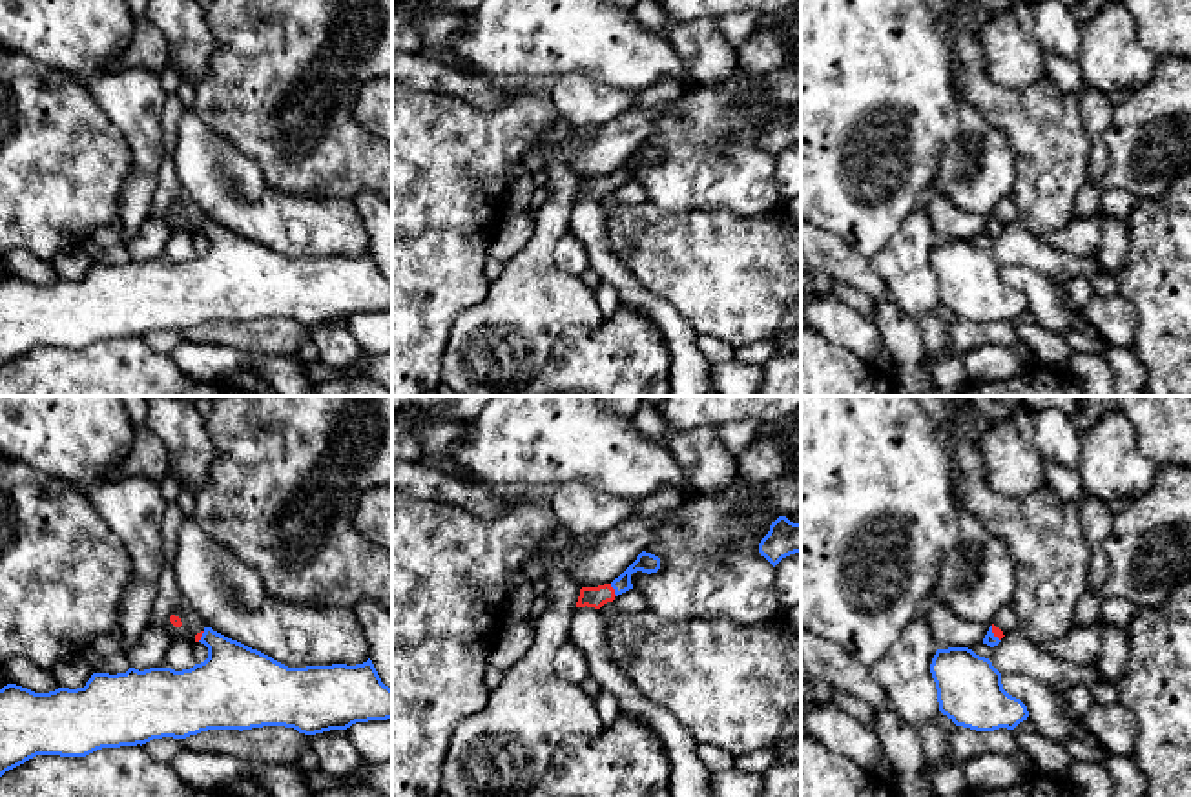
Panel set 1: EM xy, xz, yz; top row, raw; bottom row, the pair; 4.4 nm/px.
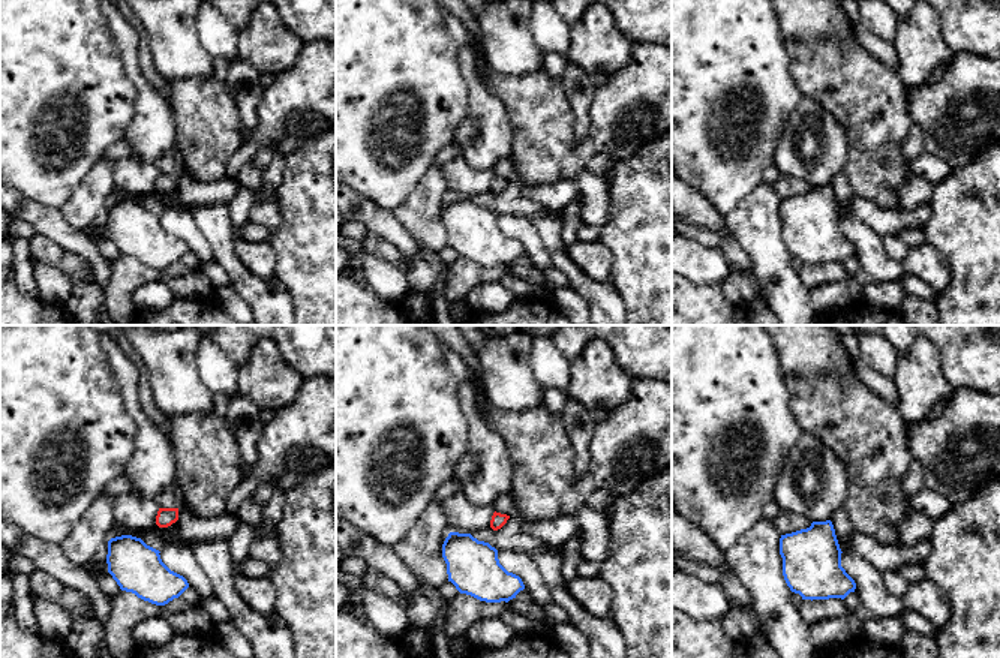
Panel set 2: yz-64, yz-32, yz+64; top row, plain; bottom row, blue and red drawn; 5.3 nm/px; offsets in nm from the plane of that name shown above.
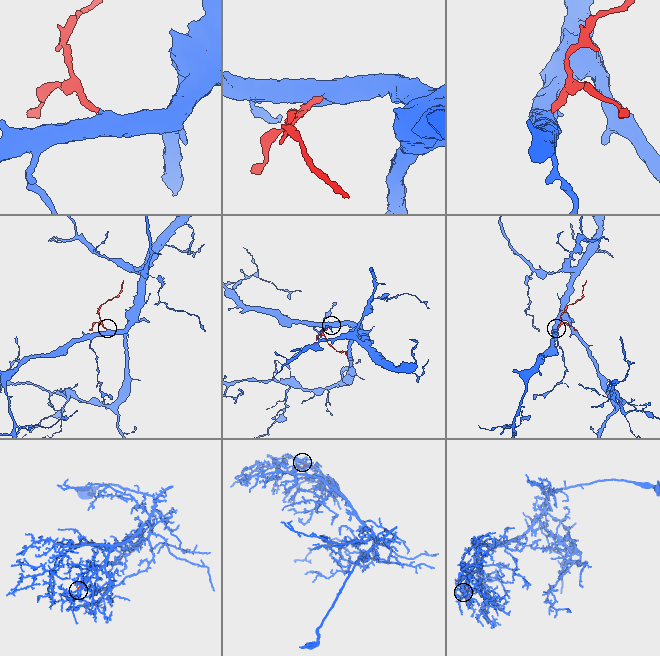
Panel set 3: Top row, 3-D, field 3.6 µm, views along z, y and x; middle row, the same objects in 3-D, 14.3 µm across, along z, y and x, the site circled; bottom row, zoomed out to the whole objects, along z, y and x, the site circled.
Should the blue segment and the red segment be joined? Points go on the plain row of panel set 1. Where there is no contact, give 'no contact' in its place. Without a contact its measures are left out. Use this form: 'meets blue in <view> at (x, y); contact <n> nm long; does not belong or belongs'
meets blue in xz at (613, 179); contact 70 nm long; belongs

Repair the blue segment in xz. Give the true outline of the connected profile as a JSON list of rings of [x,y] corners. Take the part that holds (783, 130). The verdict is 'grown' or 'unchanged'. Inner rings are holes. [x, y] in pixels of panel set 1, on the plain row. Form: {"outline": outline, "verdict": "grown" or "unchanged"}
{"outline": [[[779,108],[772,113],[768,126],[759,135],[759,144],[773,159],[786,148],[801,144],[801,115]]], "verdict": "unchanged"}

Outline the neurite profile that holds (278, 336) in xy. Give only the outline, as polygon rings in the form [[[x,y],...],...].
[[[285,317],[252,321],[208,321],[182,330],[184,339],[272,356],[297,357],[299,347],[312,341],[312,326]]]

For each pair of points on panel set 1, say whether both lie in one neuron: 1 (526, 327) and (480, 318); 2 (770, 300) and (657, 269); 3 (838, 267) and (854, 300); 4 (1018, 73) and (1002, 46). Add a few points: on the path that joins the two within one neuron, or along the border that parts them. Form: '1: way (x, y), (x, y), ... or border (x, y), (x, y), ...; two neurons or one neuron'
1: way (515, 318), (491, 318); one neuron
2: way (743, 276), (728, 276), (717, 269), (684, 269); one neuron
3: border (836, 279), (861, 289), (876, 301); two neurons
4: way (1018, 66), (1009, 53); one neuron

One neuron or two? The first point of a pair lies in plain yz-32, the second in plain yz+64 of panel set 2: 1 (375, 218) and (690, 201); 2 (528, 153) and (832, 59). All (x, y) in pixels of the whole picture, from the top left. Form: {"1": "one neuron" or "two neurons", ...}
{"1": "one neuron", "2": "one neuron"}

